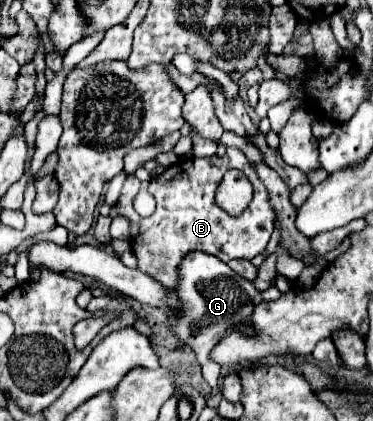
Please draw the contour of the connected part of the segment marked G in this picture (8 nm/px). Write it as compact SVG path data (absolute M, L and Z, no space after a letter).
M205 252L185 256L179 276L181 284L175 288L175 292L181 296L181 300L185 300L185 318L171 316L171 330L181 342L191 346L201 364L203 378L213 386L213 392L219 392L219 366L209 362L209 354L225 332L251 318L253 308L261 302L261 292L253 288L253 282L237 276L227 264L221 264L221 260Z

